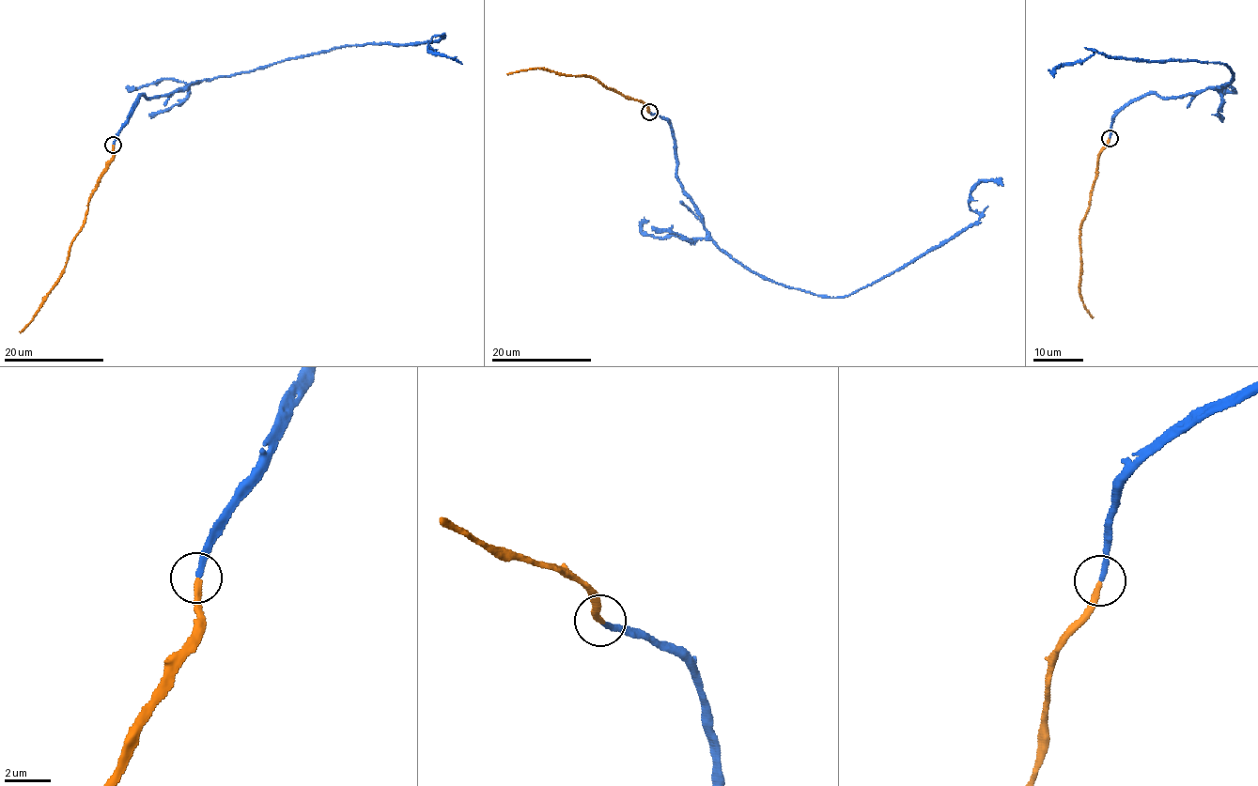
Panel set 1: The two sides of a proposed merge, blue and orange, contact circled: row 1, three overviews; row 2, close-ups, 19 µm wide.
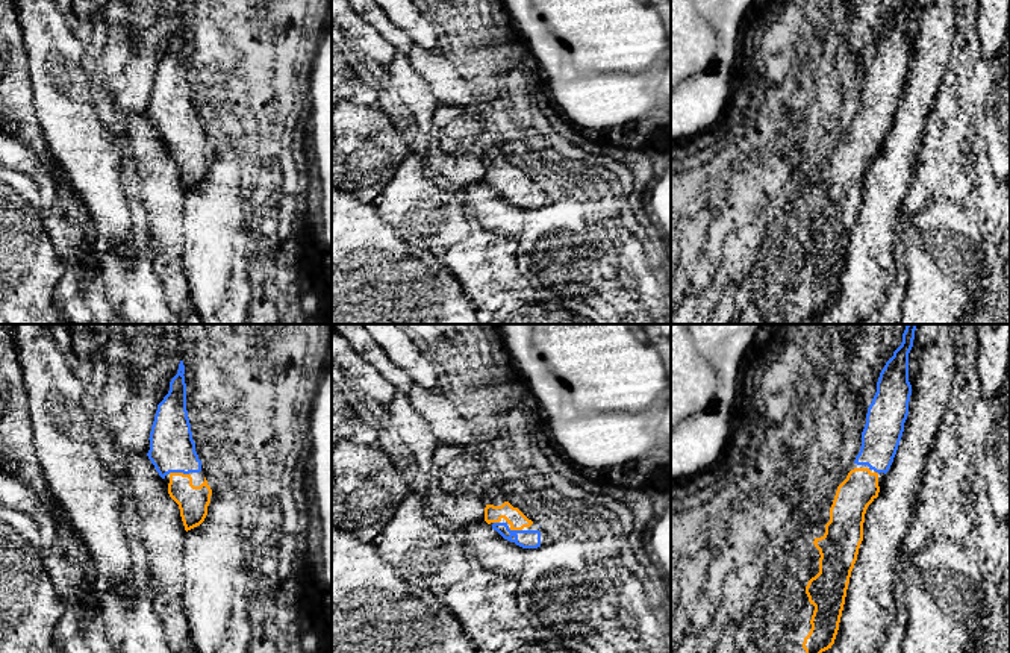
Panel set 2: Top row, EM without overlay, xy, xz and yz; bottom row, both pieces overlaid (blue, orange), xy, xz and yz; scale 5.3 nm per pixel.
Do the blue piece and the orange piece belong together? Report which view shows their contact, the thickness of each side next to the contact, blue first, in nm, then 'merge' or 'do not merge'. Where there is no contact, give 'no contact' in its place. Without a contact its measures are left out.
xy | 240/160 nm | merge

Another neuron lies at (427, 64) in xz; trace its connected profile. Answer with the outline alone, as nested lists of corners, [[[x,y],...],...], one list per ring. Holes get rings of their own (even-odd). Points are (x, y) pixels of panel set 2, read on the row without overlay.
[[[413,45],[407,56],[412,68],[429,82],[438,103],[462,108],[468,102],[468,85],[456,76],[456,67],[441,53]]]

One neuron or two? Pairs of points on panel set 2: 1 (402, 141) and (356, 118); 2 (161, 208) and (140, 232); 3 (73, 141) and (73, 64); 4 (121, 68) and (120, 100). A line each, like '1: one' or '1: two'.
1: one
2: two
3: one
4: one

